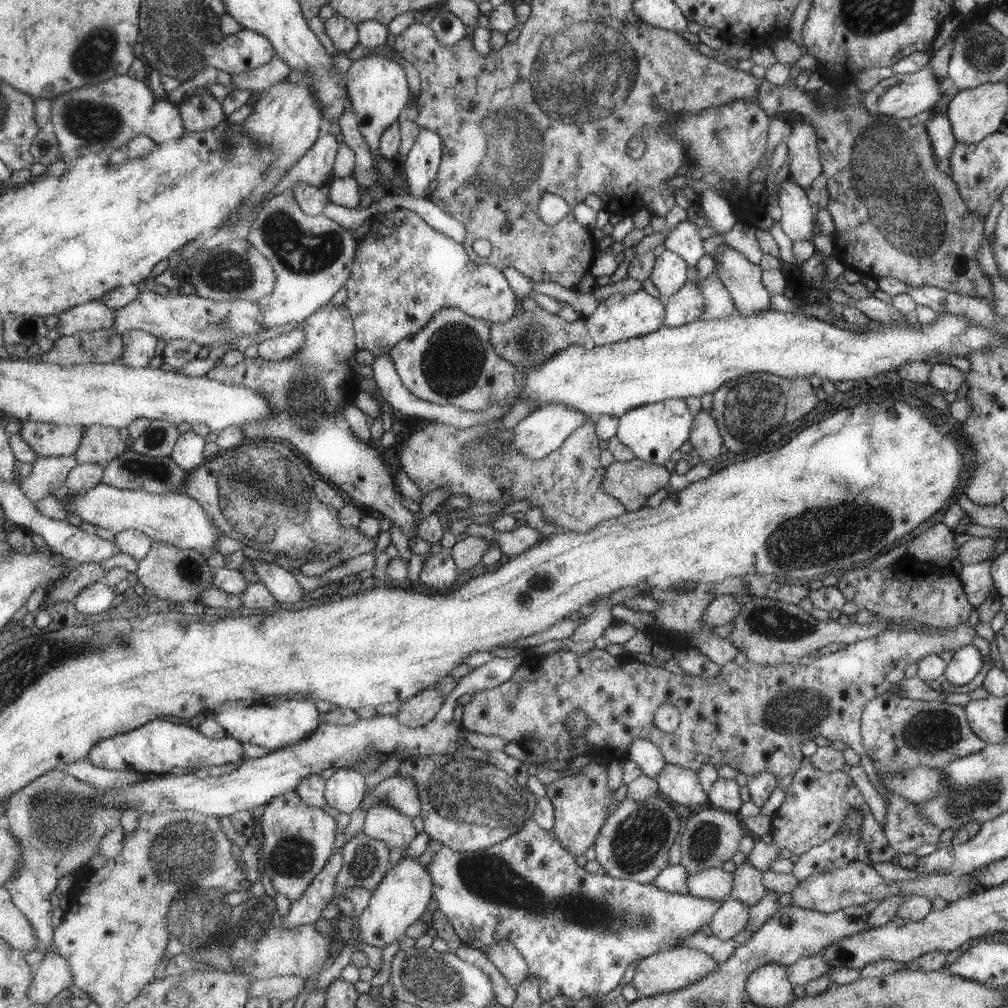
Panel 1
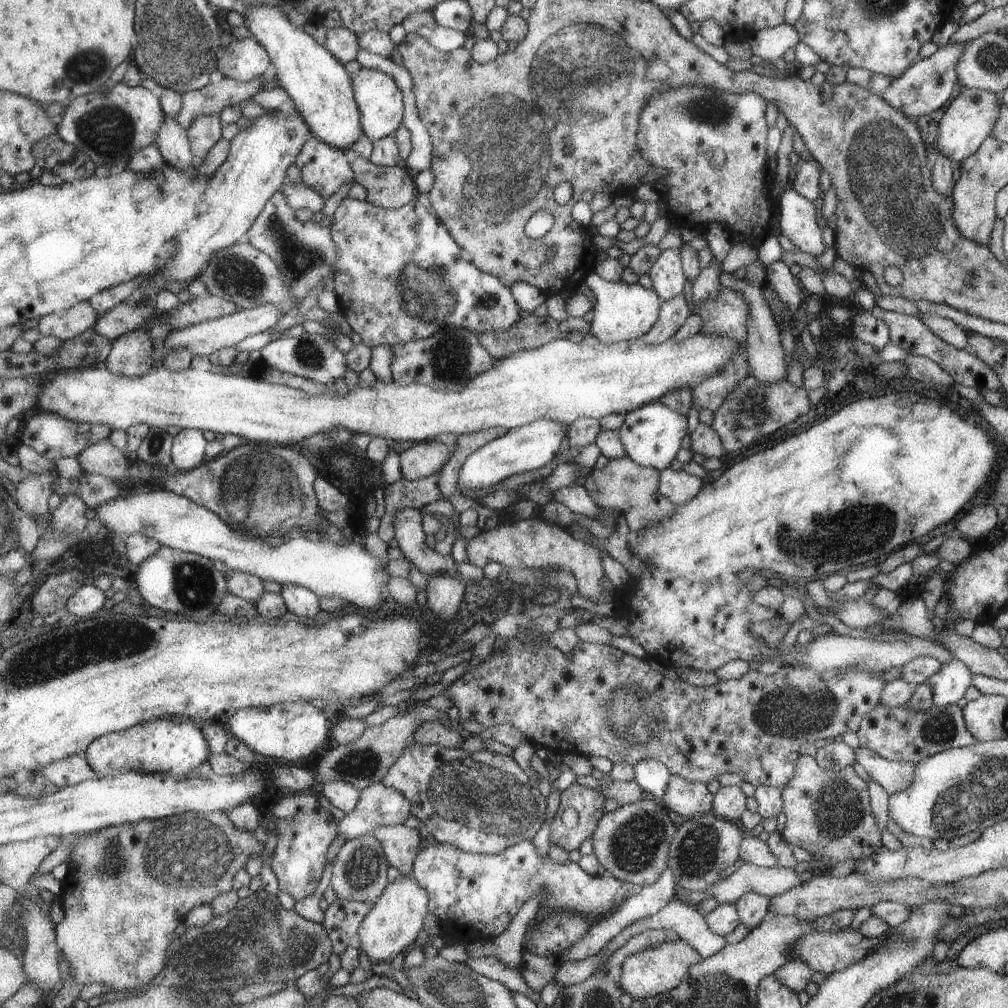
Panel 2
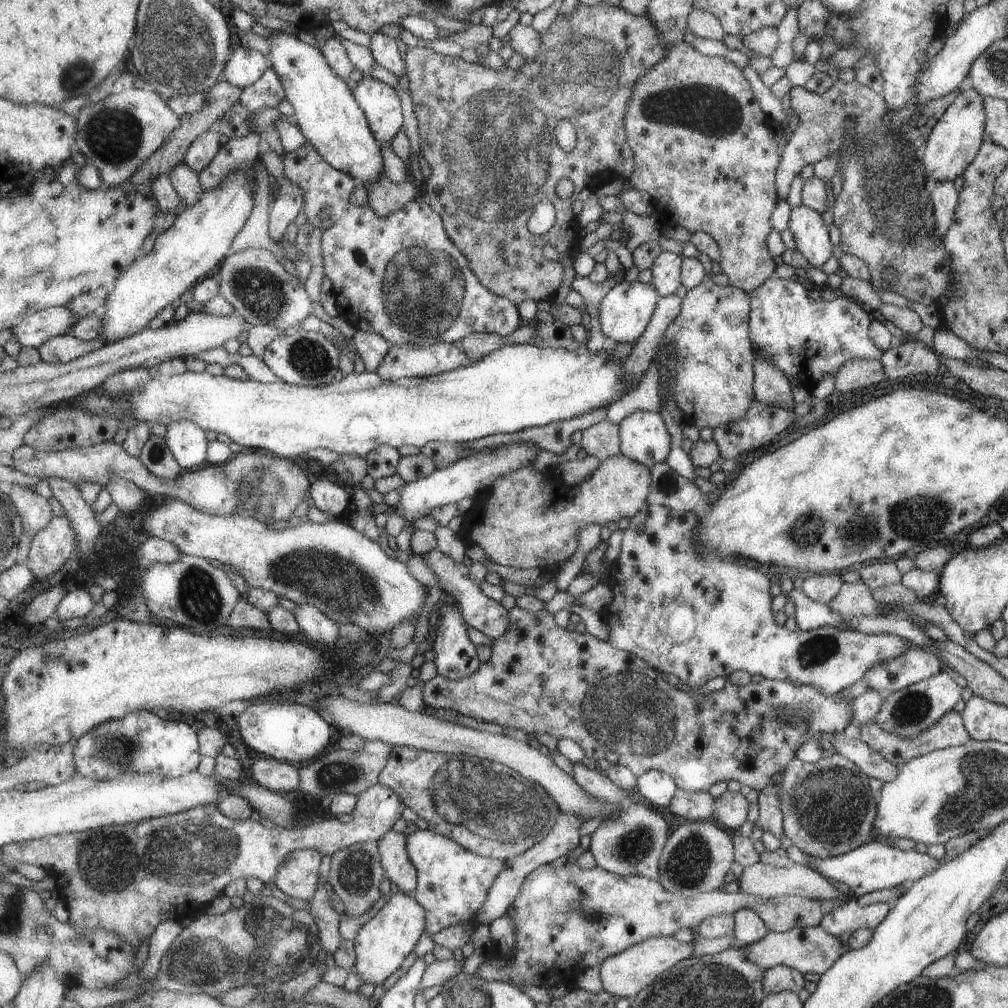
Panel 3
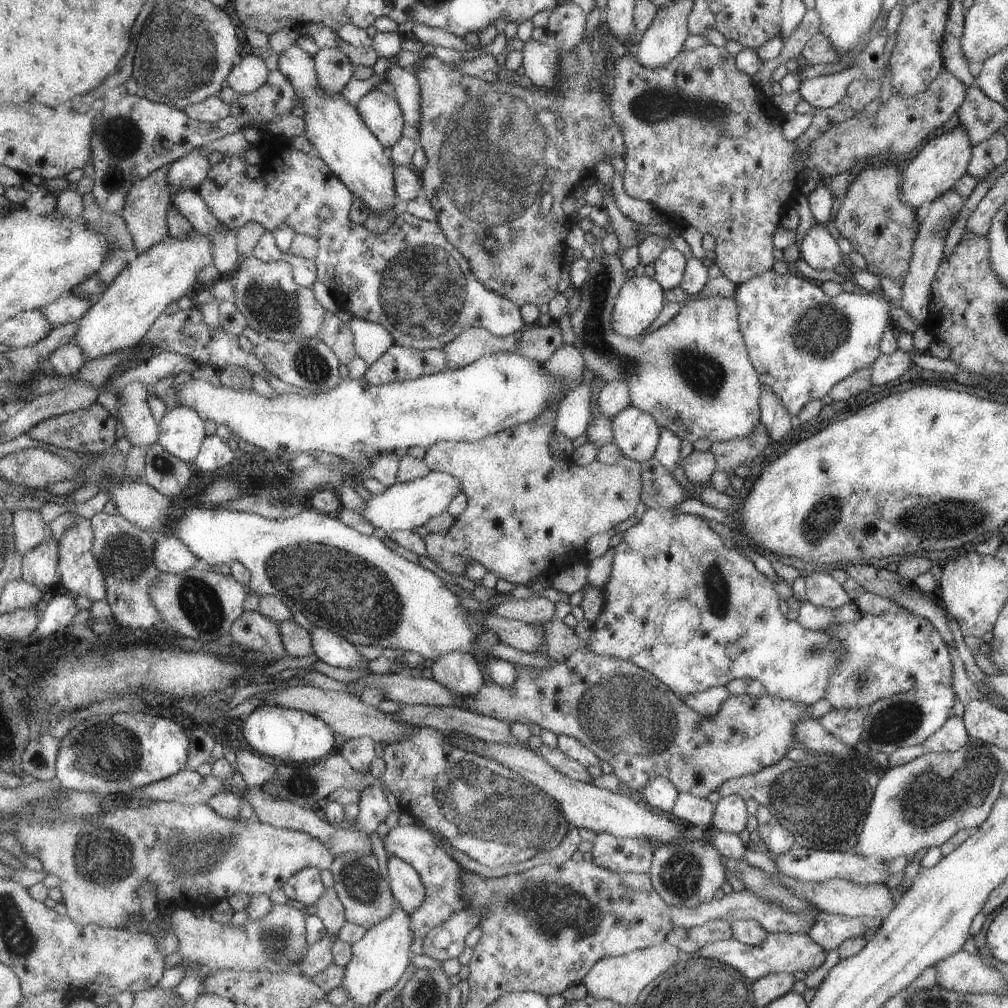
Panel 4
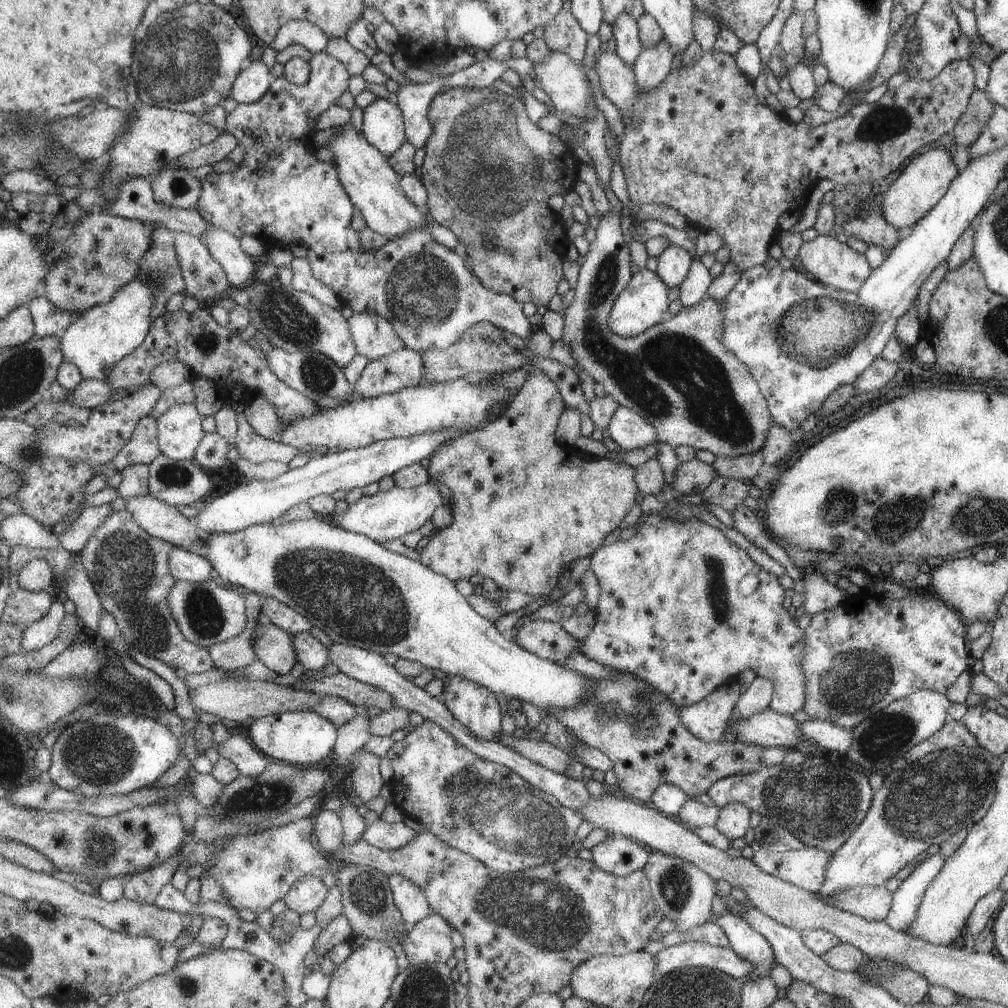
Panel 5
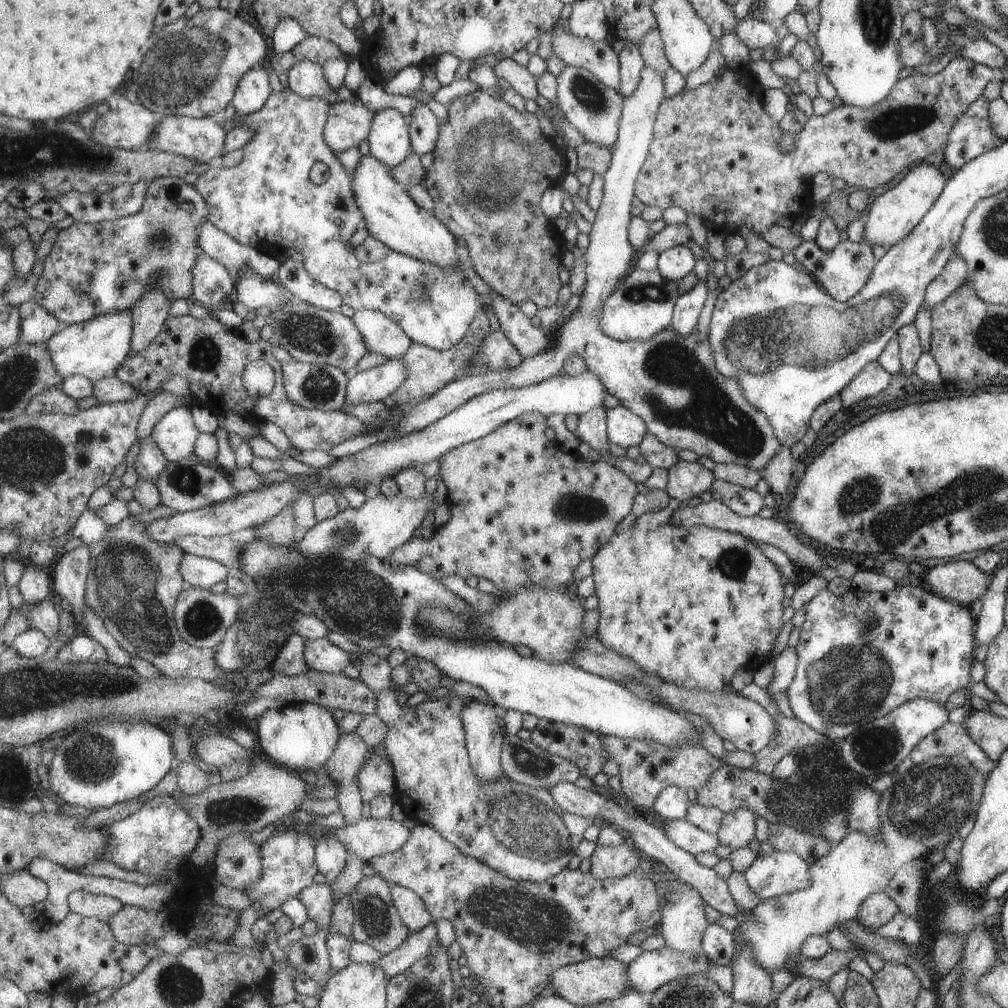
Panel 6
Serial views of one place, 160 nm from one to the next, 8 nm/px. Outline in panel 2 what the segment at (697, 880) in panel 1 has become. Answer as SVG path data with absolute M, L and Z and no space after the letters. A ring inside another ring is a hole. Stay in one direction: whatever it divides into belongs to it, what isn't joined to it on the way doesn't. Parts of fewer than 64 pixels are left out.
M744 863L727 878L719 879L715 884L709 886L705 894L707 897L712 896L718 903L734 904L741 895L747 892L771 898L803 882L805 880L799 878L799 874L795 874L794 869L778 865L757 867Z

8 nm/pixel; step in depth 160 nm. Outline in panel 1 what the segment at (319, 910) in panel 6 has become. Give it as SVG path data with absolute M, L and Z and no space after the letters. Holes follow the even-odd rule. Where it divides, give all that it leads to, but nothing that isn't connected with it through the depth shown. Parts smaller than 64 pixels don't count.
M293 790L275 798L266 806L262 815L262 829L264 843L259 850L260 871L270 879L277 893L295 903L307 893L331 860L337 836L337 820L322 808L307 804Z

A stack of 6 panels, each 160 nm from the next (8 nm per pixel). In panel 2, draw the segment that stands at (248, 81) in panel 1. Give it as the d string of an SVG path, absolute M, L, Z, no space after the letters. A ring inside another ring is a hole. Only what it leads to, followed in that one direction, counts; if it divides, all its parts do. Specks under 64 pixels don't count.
M217 77L207 87L183 94L184 106L177 120L185 130L201 116L220 114L232 105L241 105L244 100L259 94L265 88L265 78L251 82L239 82L229 77Z

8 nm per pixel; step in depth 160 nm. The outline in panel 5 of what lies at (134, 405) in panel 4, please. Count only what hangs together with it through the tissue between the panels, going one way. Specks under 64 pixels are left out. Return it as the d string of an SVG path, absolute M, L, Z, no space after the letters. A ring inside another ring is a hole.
M144 416L126 447L111 462L111 470L122 471L133 463L150 465L162 453L158 420Z

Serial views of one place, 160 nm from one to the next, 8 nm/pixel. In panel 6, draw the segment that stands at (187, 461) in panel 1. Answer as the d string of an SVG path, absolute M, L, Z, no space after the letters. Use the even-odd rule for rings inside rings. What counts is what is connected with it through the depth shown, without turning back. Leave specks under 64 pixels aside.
M190 406L175 407L155 425L151 436L163 449L168 461L180 461L193 456L196 452L198 436L201 434L196 423L195 411Z

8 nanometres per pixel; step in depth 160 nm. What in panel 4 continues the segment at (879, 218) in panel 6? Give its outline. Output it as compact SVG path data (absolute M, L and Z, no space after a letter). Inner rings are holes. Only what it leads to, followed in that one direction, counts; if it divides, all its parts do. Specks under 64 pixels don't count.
M955 126L941 136L925 142L917 156L905 164L901 171L903 182L899 186L899 200L916 211L923 203L933 202L957 182L966 176L967 164L970 163L971 144L967 133L961 126Z

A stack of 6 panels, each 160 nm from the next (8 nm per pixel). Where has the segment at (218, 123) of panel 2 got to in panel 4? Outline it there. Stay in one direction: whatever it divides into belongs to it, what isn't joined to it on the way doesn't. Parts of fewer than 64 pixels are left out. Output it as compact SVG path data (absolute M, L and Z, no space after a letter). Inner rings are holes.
M194 150L191 154L172 163L167 176L171 184L171 194L174 195L181 188L193 188L199 191L211 168L209 156L201 154L199 150Z

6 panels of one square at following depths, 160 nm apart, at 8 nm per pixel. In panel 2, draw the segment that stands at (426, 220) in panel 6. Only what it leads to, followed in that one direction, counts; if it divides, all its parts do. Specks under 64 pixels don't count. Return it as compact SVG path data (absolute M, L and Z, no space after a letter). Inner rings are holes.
M279 6L247 7L244 24L254 33L277 68L280 86L285 89L295 104L295 109L309 124L314 137L329 146L351 154L350 147L364 134L361 126L361 110L351 88L353 75L346 66L319 44L313 36L303 32L301 27L291 24L289 16Z

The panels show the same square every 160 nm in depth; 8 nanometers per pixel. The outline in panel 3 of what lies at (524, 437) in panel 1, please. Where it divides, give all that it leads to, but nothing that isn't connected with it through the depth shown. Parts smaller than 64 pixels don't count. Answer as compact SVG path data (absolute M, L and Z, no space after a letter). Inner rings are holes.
M509 444L505 447L497 447L493 452L481 452L469 458L459 460L455 465L449 468L438 469L427 478L417 480L414 482L405 483L399 491L399 502L395 507L390 507L393 515L399 516L408 522L415 522L421 518L425 518L431 514L431 510L439 508L439 506L447 506L449 504L457 504L463 498L472 499L477 497L477 492L483 493L491 489L491 484L495 480L499 480L501 476L519 470L527 464L534 462L535 458L539 456L539 448L535 444Z

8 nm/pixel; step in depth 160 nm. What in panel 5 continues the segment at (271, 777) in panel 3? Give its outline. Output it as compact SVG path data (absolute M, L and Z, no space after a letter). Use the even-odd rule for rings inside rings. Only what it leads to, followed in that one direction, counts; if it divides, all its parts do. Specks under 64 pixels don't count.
M233 734L221 745L214 745L221 758L232 760L240 773L246 777L256 777L265 772L271 759L255 744L247 743L245 737Z

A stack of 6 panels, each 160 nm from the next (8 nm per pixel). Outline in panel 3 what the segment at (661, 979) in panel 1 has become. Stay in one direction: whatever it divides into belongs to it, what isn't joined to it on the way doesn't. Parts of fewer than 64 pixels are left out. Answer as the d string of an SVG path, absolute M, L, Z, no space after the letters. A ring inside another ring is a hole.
M672 935L643 940L603 960L602 964L598 965L602 989L615 998L631 999L643 988L654 983L660 975L663 975L663 972L667 971L667 968L679 963L679 960L691 957L691 952L693 952L692 942L678 942Z

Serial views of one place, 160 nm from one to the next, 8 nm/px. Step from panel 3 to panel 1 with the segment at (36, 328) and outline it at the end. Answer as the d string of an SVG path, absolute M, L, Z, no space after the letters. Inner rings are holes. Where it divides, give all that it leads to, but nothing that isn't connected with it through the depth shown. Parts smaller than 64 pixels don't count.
M93 300L61 312L56 329L61 337L86 330L111 329L117 314L117 311L103 304L101 300Z

